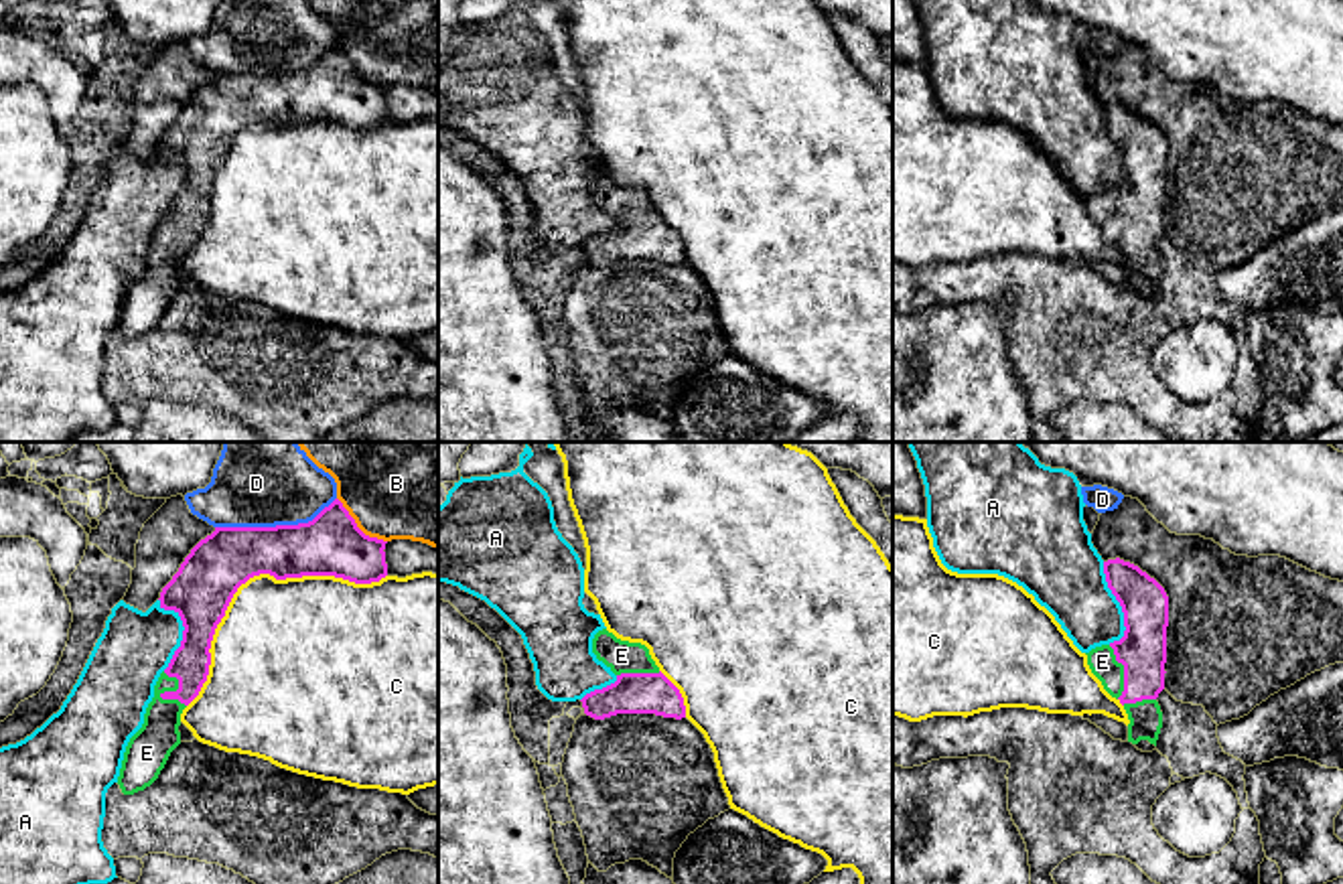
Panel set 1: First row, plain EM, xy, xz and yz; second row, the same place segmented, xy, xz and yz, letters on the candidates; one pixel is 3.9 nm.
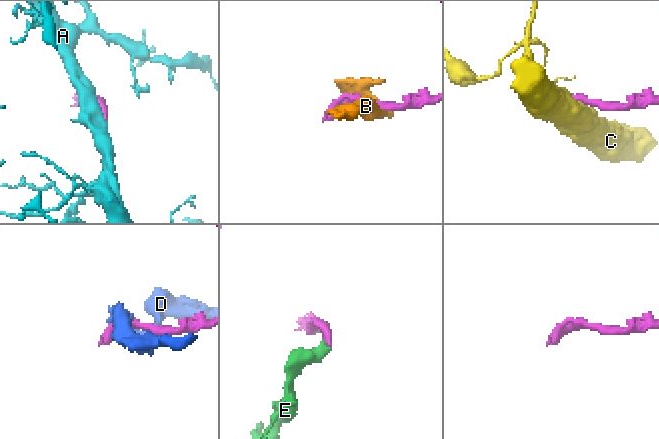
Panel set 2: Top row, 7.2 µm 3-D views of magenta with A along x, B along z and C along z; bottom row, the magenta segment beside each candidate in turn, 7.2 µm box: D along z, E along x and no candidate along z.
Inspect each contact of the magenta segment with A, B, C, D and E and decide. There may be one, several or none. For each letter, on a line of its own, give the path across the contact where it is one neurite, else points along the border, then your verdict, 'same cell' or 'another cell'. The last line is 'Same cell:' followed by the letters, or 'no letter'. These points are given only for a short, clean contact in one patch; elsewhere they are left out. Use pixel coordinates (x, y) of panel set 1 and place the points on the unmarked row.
A: another cell
B: another cell
C: another cell
D: another cell
E: same cell
Same cell: E

